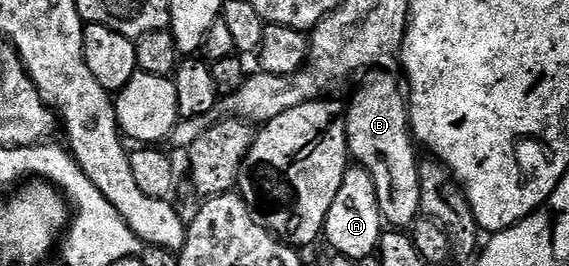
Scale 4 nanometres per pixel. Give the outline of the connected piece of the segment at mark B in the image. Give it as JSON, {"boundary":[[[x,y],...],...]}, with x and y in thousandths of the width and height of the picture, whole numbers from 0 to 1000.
{"boundary":[[[650,259],[634,286],[636,316],[620,331],[622,361],[615,372],[615,402],[606,406],[608,526],[615,564],[613,594],[631,628],[638,628],[654,665],[654,695],[661,695],[661,756],[668,771],[673,827],[692,861],[726,857],[728,827],[736,820],[738,771],[738,650],[735,620],[738,583],[728,571],[731,526],[721,485],[721,376],[708,301],[692,286],[685,259]]]}

